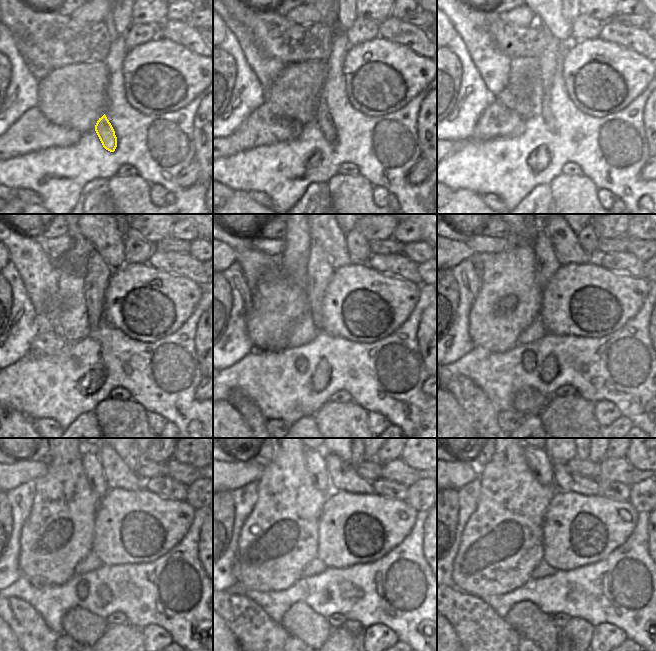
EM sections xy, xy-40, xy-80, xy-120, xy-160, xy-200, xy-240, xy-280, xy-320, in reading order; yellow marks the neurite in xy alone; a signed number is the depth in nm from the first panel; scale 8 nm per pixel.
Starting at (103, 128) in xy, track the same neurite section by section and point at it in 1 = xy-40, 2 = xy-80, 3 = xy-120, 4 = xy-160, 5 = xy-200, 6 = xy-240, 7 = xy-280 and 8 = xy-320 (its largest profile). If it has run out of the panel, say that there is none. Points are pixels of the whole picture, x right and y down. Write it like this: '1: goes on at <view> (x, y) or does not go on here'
1: goes on at xy-40 (326, 125)
2: goes on at xy-80 (547, 60)
3: goes on at xy-120 (97, 274)
4: goes on at xy-160 (320, 270)
5: goes on at xy-200 (546, 264)
6: goes on at xy-240 (93, 469)
7: goes on at xy-280 (315, 464)
8: goes on at xy-320 (538, 462)

